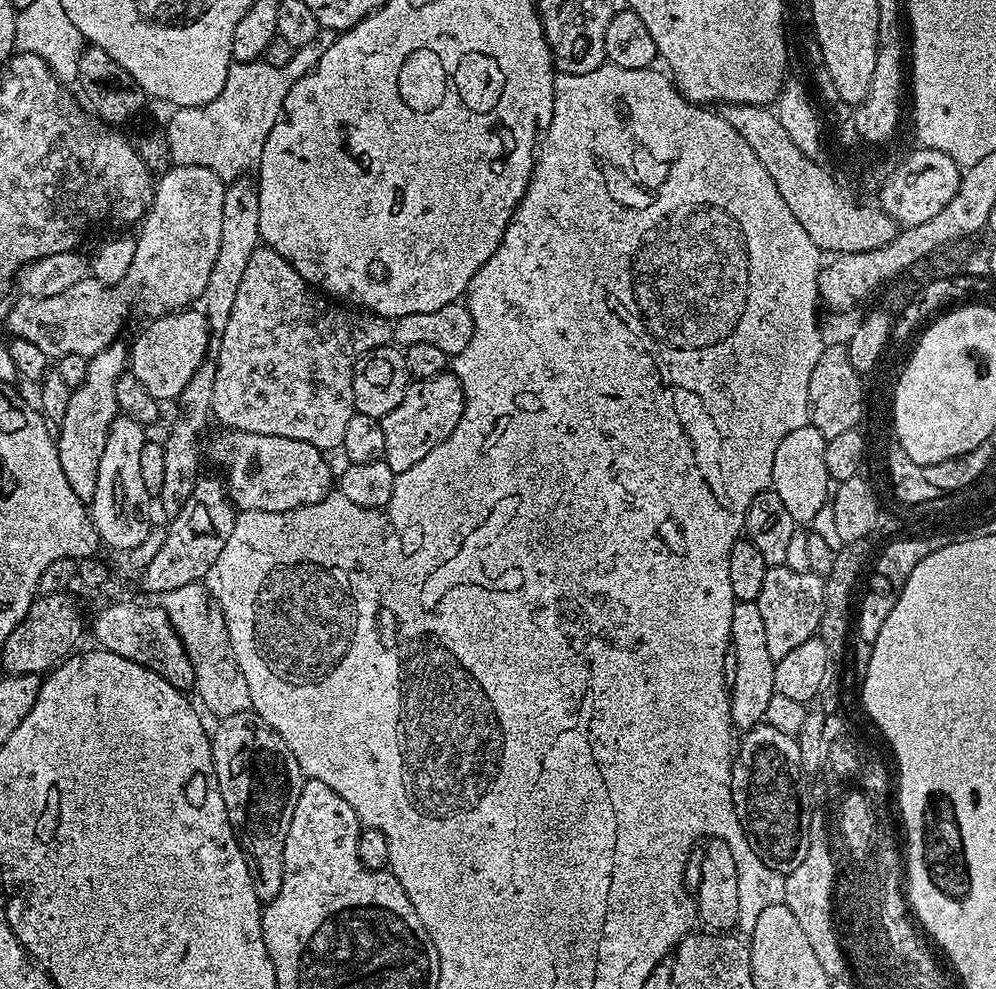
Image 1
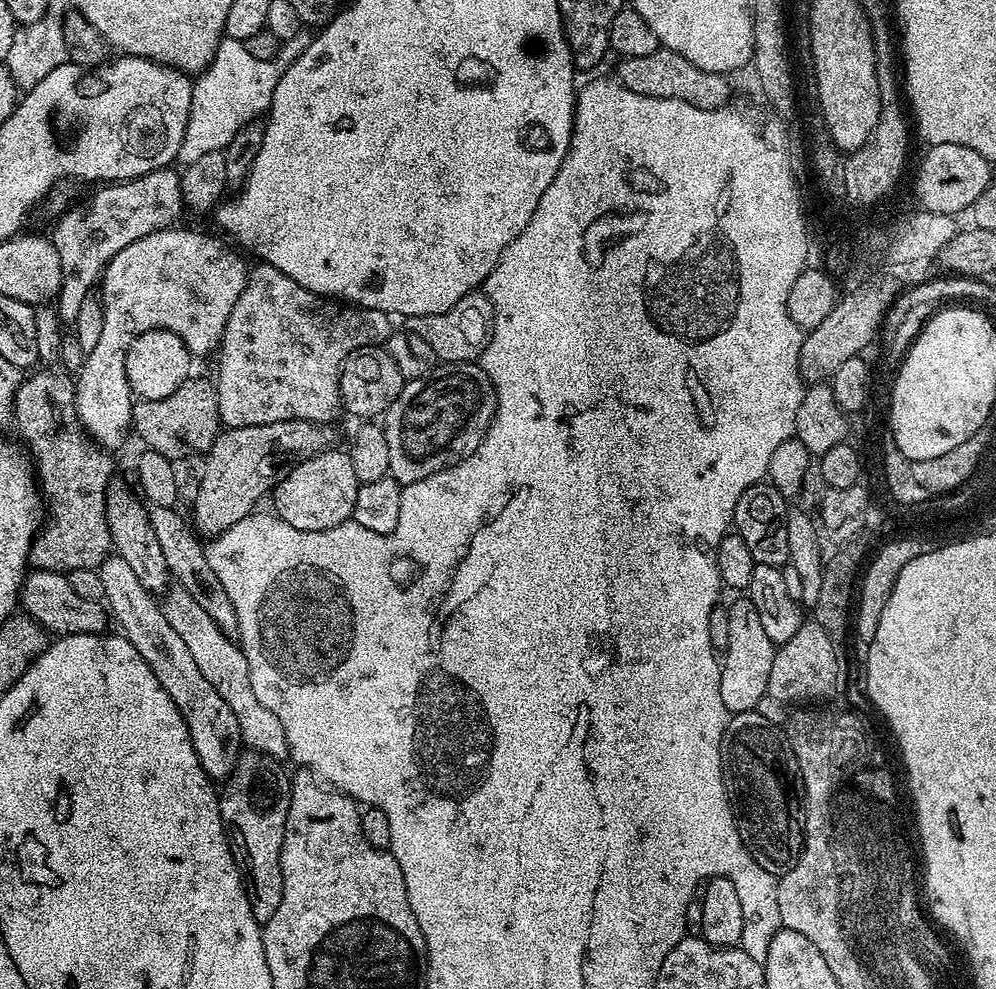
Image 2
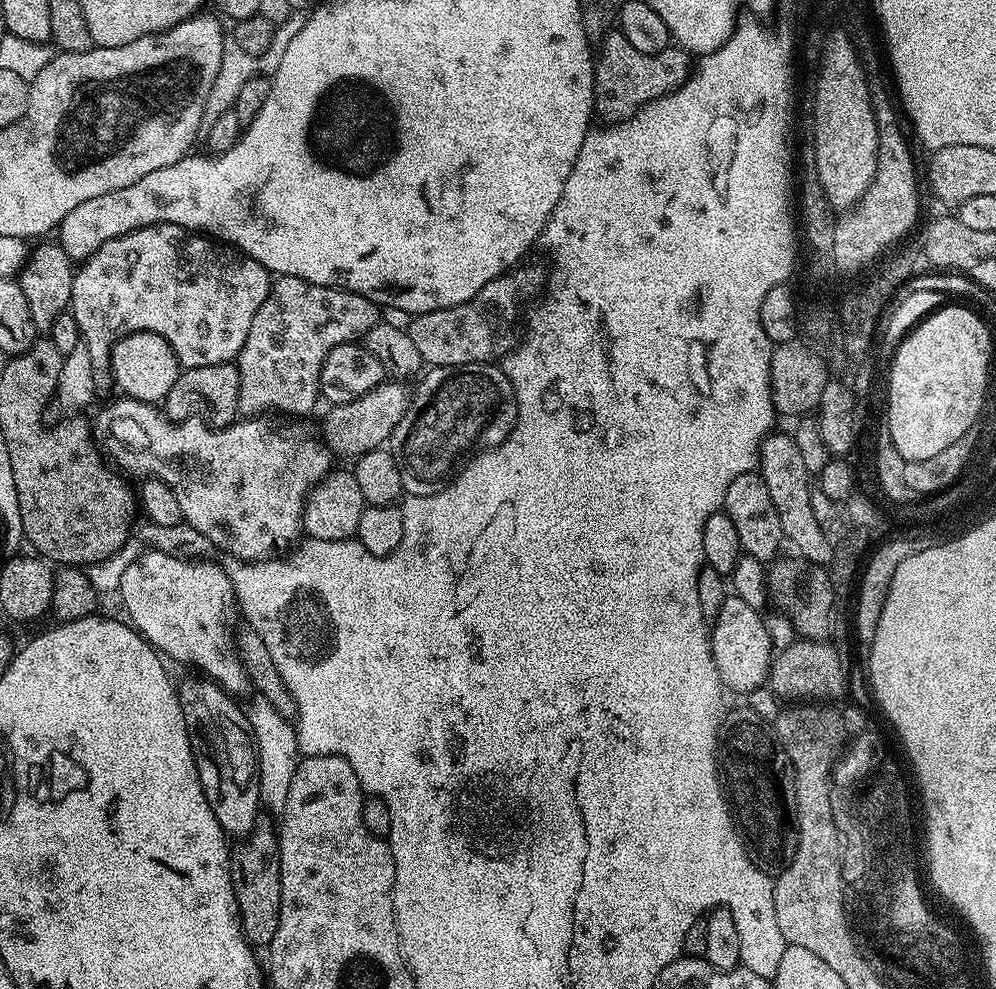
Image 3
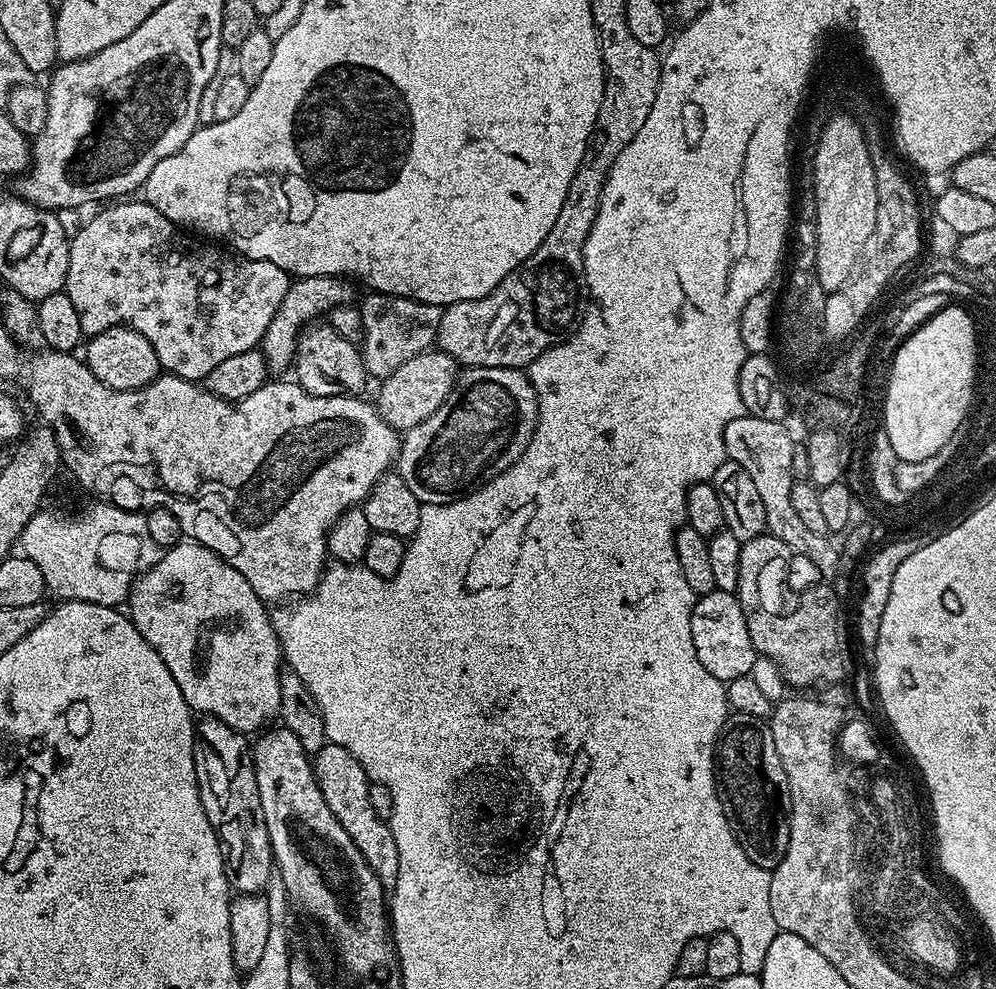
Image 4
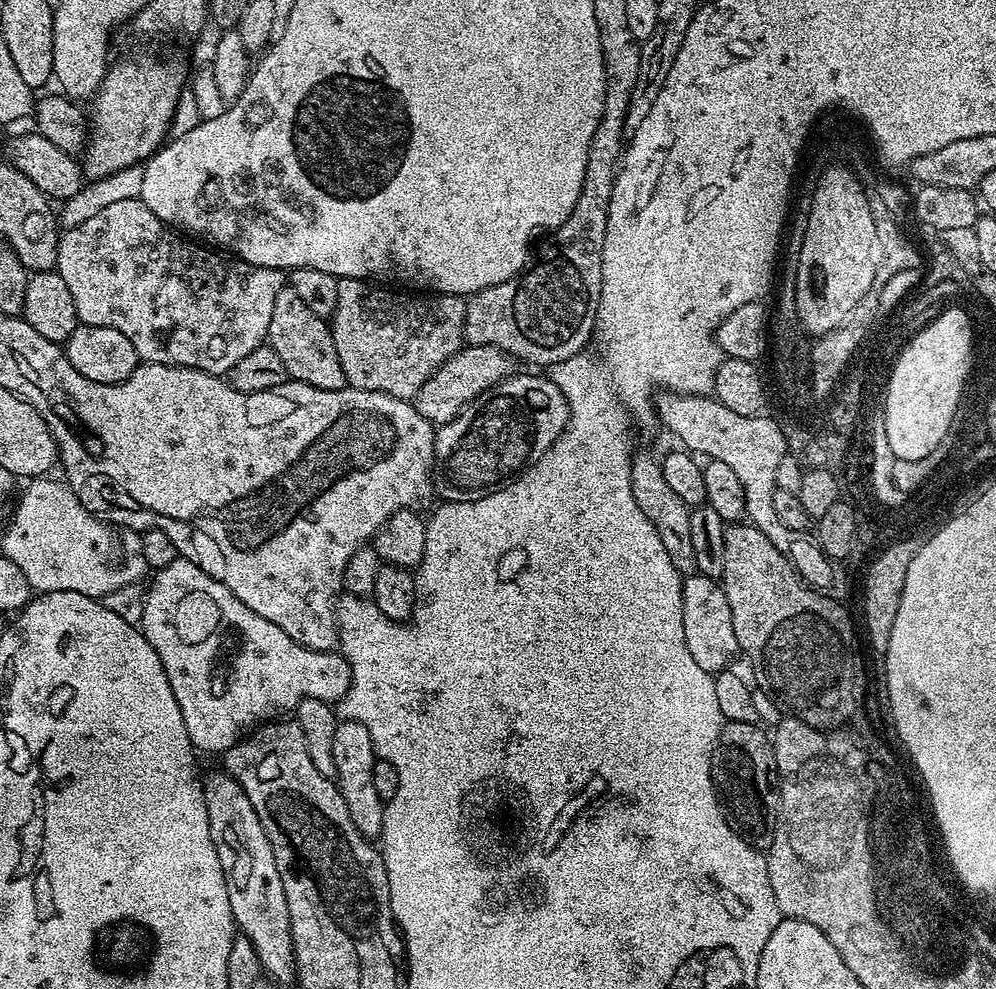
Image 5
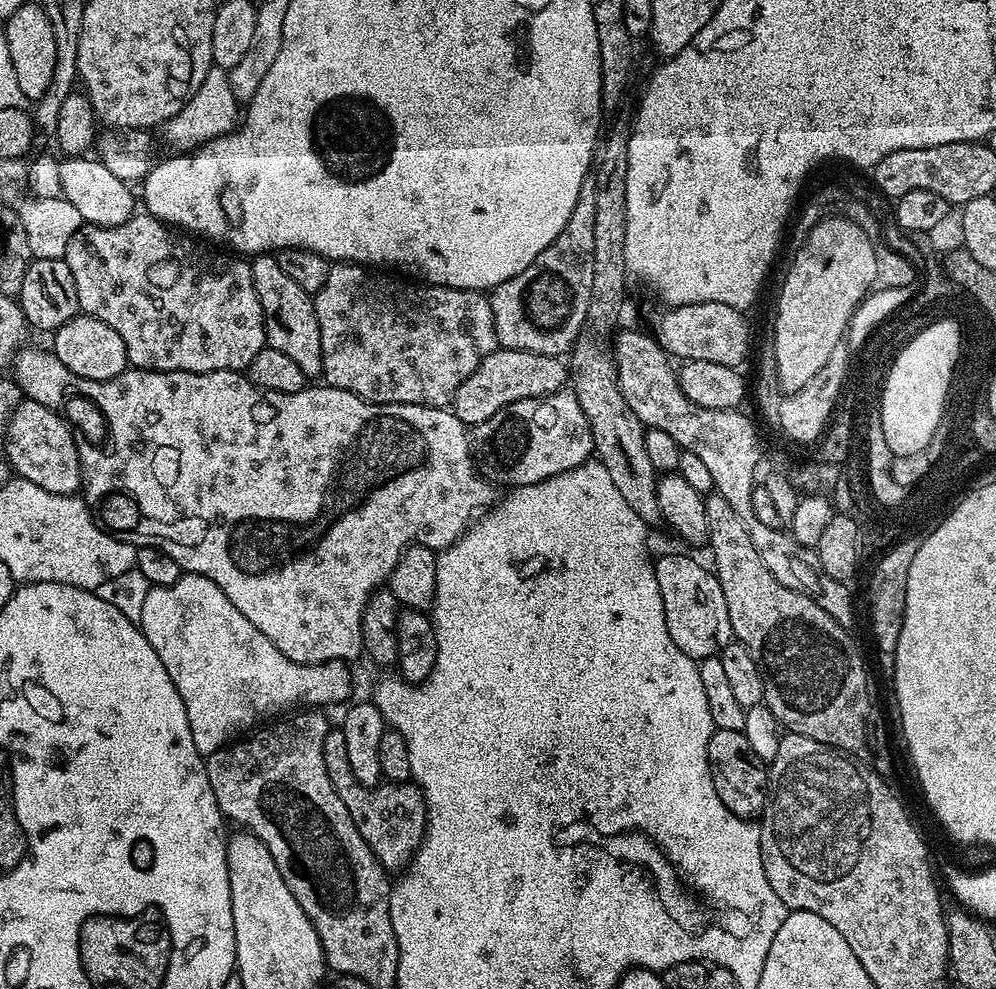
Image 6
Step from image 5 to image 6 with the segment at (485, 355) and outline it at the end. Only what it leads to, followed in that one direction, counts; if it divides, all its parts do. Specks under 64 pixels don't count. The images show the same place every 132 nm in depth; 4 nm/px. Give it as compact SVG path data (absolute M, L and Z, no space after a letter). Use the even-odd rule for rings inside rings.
M497 347L496 351L482 358L474 374L470 374L470 378L466 378L462 386L458 386L458 390L452 395L450 408L463 424L475 426L498 414L498 410L510 406L510 402L559 392L569 380L569 365L561 357L523 352L517 348Z

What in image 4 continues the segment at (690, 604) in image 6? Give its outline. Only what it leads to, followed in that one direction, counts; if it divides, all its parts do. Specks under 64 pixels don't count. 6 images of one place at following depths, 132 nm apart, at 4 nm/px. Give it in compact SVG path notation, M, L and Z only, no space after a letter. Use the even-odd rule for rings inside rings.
M715 590L699 597L692 607L690 634L694 634L694 650L698 654L698 662L702 662L702 666L710 670L714 678L727 682L751 673L758 653L750 642L750 630L746 630L746 614L742 614L740 599L735 592Z

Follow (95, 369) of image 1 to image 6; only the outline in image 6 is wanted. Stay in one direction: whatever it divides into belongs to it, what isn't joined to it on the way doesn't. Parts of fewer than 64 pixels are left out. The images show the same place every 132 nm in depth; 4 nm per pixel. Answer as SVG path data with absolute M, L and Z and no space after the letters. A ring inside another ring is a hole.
M134 214L113 228L85 224L70 238L63 259L74 274L80 312L106 322L122 337L131 367L151 372L238 372L246 370L254 362L254 354L266 347L251 263L232 254L224 257L207 252L195 243L199 244L147 214Z

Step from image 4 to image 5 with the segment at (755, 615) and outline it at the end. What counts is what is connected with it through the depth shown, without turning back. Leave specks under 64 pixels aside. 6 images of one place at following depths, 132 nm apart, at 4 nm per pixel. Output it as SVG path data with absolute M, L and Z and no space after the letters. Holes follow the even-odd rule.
M750 522L729 523L724 530L724 541L726 542L726 566L722 577L722 587L726 594L726 602L730 602L730 622L734 622L734 638L738 638L740 652L752 663L752 672L756 675L755 687L771 696L789 717L805 720L810 727L815 723L819 725L835 723L841 720L841 717L848 716L849 712L861 710L866 697L861 693L860 674L866 668L866 662L864 662L863 654L860 653L860 644L856 641L852 620L848 617L847 610L843 608L845 605L841 601L831 600L823 592L816 592L809 588L796 575L796 571L793 570L789 560L784 557L782 550L778 550L778 546L774 546L774 542L770 542L770 538L766 538L766 534L762 534L762 530L758 530Z

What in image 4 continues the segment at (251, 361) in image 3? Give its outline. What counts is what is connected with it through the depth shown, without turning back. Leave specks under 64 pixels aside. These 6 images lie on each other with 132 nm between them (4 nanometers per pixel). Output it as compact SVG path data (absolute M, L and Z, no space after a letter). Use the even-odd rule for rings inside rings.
M301 276L293 279L286 290L286 298L282 298L282 306L278 306L278 314L274 314L270 326L266 326L266 334L262 341L262 351L268 371L272 374L284 374L293 367L296 351L301 342L301 333L319 318L327 317L338 306L351 305L353 281L339 276Z

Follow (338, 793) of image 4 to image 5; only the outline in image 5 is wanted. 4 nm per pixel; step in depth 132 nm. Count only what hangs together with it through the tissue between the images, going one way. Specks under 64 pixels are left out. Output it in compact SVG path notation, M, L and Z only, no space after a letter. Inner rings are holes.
M341 719L334 730L334 766L335 781L342 798L346 798L346 810L354 822L354 826L369 838L379 837L384 821L385 801L378 798L378 790L374 790L374 766L378 757L374 750L374 742L370 742L370 730L362 726L362 722Z

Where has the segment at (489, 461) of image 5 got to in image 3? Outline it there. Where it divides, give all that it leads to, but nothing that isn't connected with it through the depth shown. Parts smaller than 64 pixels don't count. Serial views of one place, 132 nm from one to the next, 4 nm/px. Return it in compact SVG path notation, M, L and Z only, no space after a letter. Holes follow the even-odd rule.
M489 362L463 364L460 368L432 366L419 377L420 385L411 393L406 414L394 426L390 441L407 495L425 496L442 491L452 483L462 462L473 454L497 448L512 433L516 425L514 386L503 367L494 365Z

